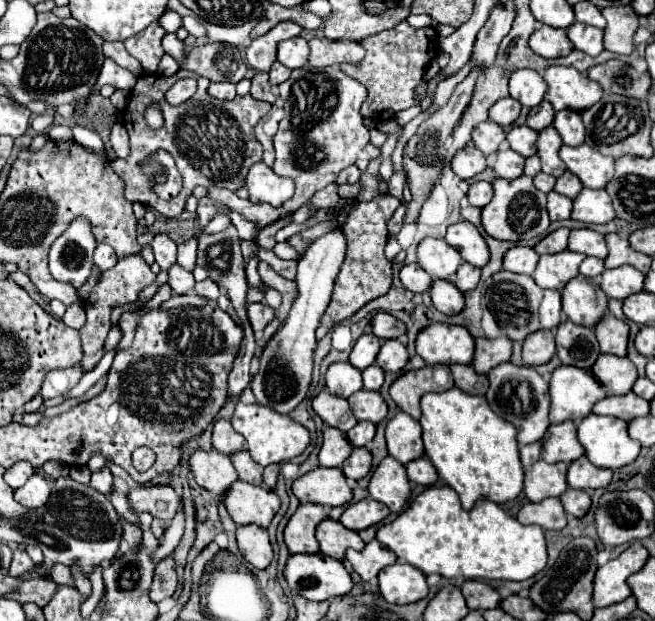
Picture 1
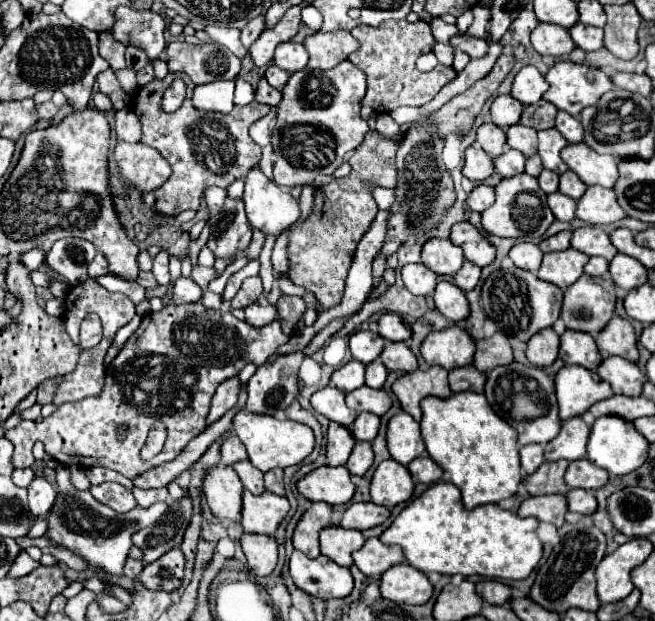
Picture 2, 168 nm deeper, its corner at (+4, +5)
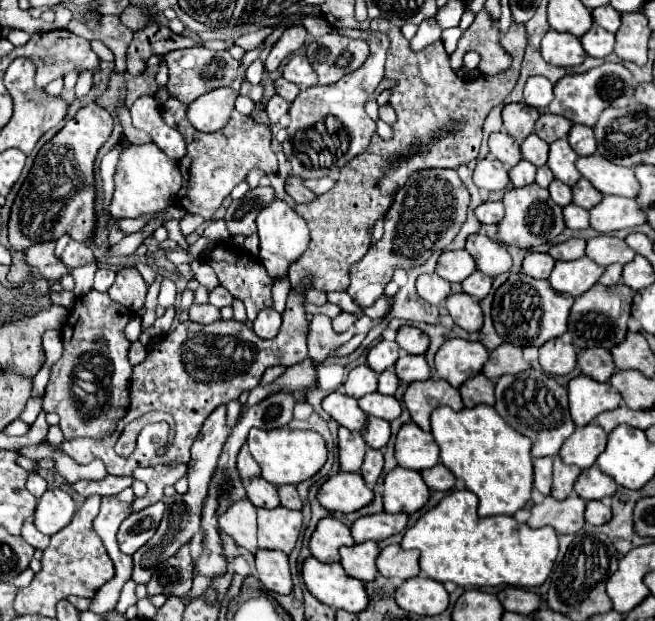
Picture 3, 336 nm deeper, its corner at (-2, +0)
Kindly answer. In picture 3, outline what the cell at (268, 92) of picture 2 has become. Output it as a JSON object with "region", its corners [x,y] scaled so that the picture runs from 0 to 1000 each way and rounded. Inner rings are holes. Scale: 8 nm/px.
{"region":[[[420,153],[420,156],[411,163],[411,169],[405,172],[405,179],[408,179],[408,185],[411,185],[414,201],[420,201],[420,198],[429,192],[429,185],[435,185],[435,182],[441,179],[441,166],[438,166],[432,156]]]}

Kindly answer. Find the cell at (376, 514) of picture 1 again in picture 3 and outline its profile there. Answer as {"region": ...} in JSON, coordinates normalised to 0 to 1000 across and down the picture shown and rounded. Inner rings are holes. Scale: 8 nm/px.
{"region":[[[621,826],[560,829],[560,833],[551,833],[539,842],[536,858],[539,858],[539,868],[545,874],[563,871],[563,868],[566,871],[585,871],[603,858],[612,858],[621,849],[621,839],[624,839]]]}

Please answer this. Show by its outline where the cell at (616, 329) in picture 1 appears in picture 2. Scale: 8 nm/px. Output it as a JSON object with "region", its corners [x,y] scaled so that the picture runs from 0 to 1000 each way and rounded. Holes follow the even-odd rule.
{"region":[[[942,506],[911,538],[911,557],[921,573],[948,573],[963,583],[973,583],[973,576],[976,576],[969,531],[960,515],[945,512]]]}

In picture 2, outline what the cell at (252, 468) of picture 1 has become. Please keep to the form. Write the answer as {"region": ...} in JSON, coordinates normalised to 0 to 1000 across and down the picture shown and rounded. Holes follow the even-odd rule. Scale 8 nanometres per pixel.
{"region":[[[365,741],[365,747],[356,750],[356,754],[359,754],[359,760],[365,763],[371,783],[380,792],[398,795],[405,789],[405,783],[402,783],[402,760],[392,757],[392,754],[386,754],[386,747],[380,741]]]}

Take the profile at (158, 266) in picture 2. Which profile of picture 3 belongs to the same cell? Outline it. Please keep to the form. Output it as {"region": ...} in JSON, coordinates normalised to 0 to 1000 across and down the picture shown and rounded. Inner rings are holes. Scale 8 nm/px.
{"region":[[[249,449],[246,452],[246,472],[243,472],[243,491],[249,498],[267,494],[270,488],[270,469],[267,469],[267,456],[261,449]]]}

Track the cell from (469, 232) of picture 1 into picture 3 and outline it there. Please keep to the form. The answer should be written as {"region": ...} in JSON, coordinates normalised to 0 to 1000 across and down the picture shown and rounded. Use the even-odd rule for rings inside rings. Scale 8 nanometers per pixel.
{"region":[[[737,375],[719,378],[713,385],[713,404],[725,417],[728,433],[747,446],[759,446],[780,433],[780,411],[774,401]]]}

